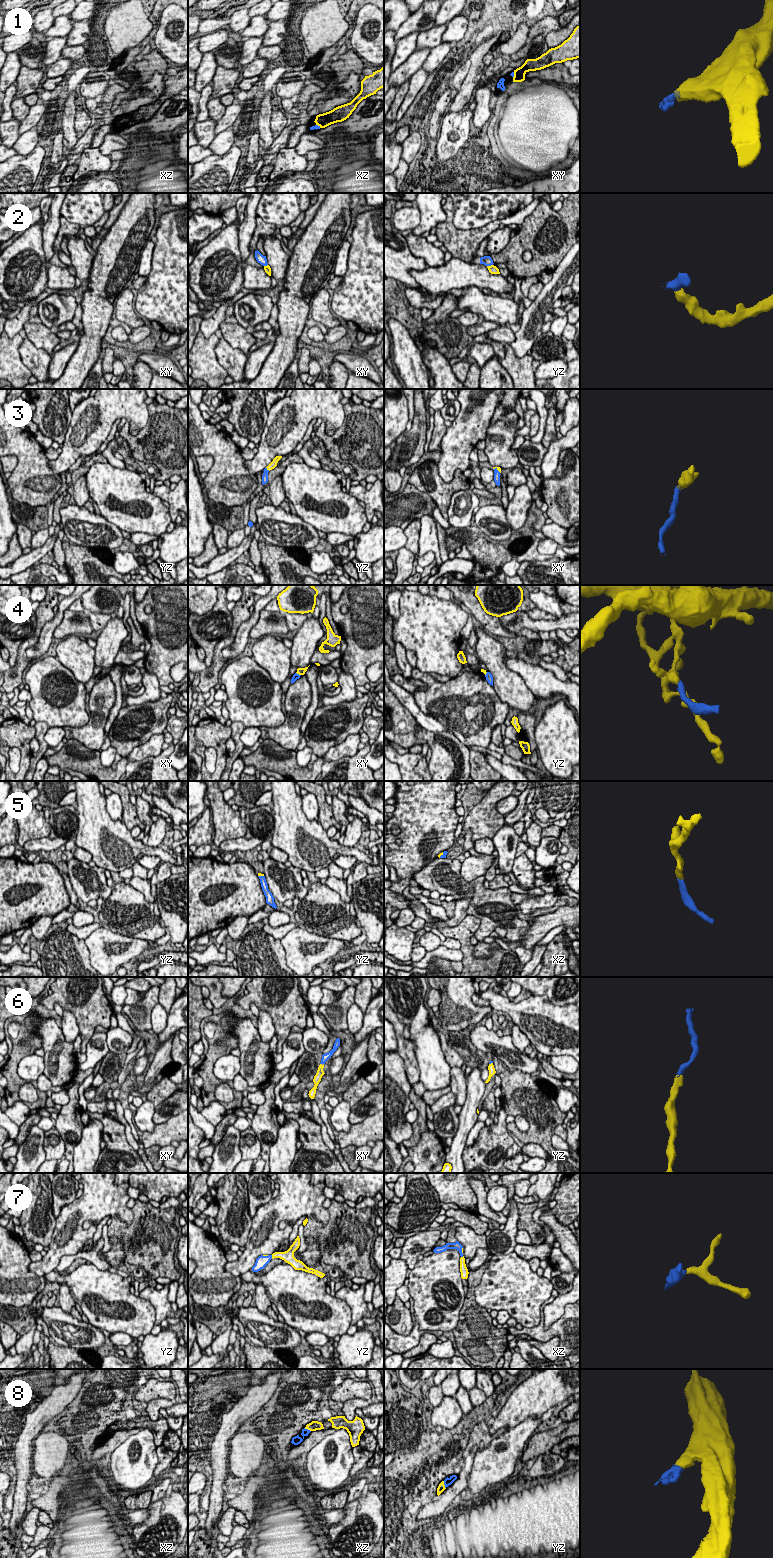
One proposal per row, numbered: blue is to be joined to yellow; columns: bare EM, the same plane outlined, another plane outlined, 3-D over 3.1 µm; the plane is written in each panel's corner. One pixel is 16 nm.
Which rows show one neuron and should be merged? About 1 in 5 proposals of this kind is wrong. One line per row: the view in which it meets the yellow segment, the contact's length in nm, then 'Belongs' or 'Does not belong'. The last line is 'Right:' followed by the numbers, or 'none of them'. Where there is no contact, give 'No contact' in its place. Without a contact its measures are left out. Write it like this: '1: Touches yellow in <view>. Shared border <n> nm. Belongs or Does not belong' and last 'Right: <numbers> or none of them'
1: Touches yellow in xz. Shared border 100 nm. Belongs
2: Touches yellow in yz. Shared border 100 nm. Belongs
3: Touches yellow in yz. Shared border 80 nm. Belongs
4: Touches yellow in xy. Shared border 100 nm. Does not belong
5: Touches yellow in xz. Shared border 120 nm. Belongs
6: Touches yellow in xy. Shared border 70 nm. Belongs
7: Touches yellow in yz. Shared border 70 nm. Belongs
8: Touches yellow in yz. Shared border 130 nm. Belongs
Right: 1, 2, 3, 5, 6, 7, 8

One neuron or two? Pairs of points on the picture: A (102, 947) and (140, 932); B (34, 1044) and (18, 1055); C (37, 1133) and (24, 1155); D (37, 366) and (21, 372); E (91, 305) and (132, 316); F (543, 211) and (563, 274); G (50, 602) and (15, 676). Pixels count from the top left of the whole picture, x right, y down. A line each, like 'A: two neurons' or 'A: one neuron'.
A: two neurons
B: one neuron
C: one neuron
D: two neurons
E: two neurons
F: two neurons
G: one neuron

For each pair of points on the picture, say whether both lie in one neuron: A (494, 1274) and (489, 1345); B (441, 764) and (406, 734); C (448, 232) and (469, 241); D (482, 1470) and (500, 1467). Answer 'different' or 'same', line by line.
A: different
B: same
C: same
D: same

